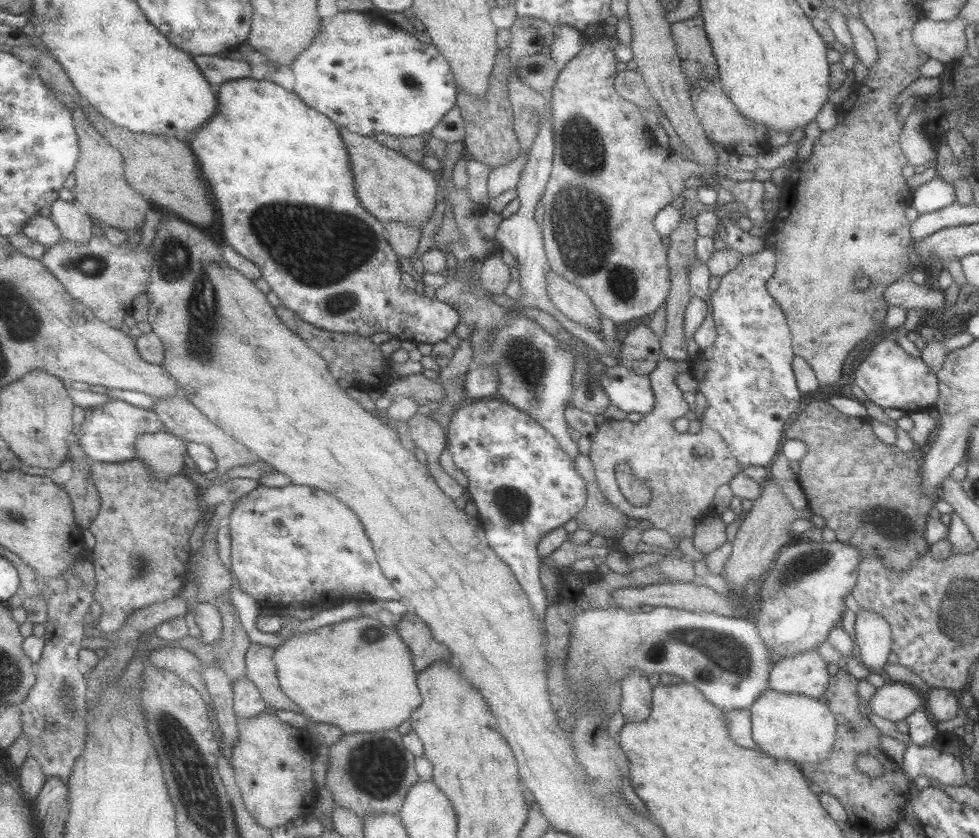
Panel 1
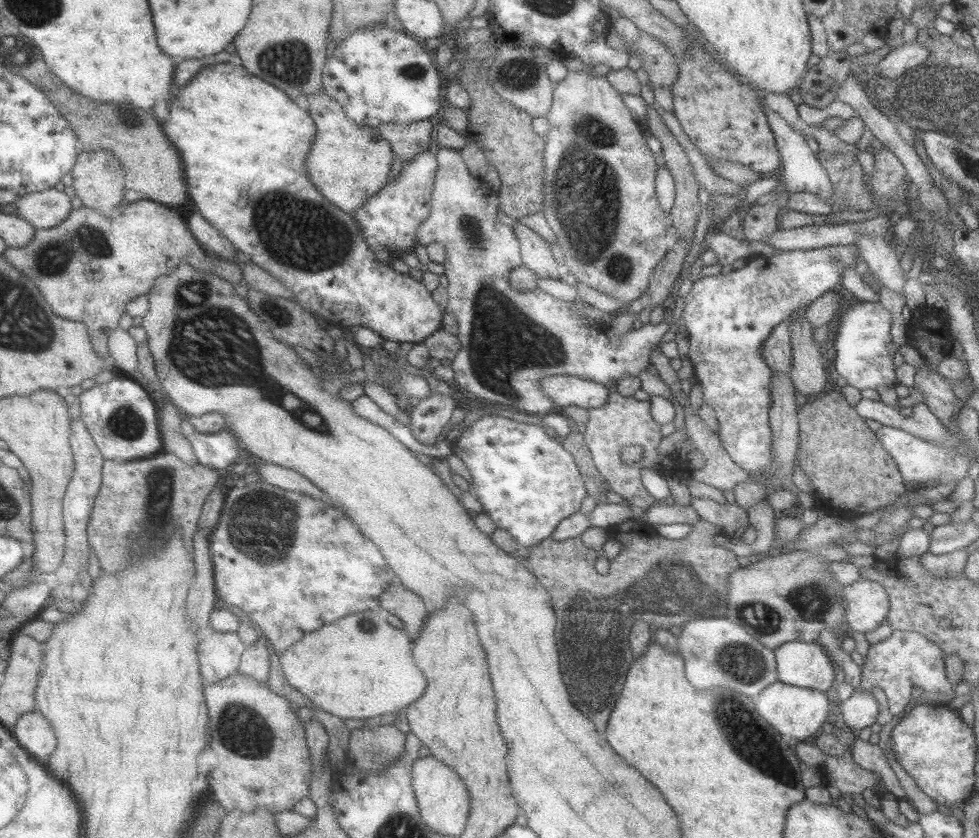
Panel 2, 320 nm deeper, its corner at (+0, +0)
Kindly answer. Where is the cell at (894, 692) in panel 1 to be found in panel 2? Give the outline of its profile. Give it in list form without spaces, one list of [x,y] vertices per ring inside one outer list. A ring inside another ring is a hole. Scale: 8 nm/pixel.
[[[854,692],[838,704],[841,726],[848,730],[861,729],[873,724],[877,717],[877,703],[869,692]]]

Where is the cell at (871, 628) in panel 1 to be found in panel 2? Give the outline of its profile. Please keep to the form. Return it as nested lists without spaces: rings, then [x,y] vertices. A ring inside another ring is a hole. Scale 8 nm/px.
[[[859,580],[845,586],[842,592],[846,630],[868,635],[888,615],[885,589],[875,580]]]

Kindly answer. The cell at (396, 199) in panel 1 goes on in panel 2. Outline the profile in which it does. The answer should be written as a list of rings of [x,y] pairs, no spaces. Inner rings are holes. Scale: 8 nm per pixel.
[[[319,92],[313,96],[307,96],[307,114],[312,118],[315,125],[315,134],[313,142],[305,157],[305,172],[309,177],[311,184],[328,200],[333,206],[349,214],[368,197],[375,194],[377,190],[382,189],[389,180],[389,166],[394,156],[390,144],[381,138],[378,127],[367,125],[356,125],[350,121],[343,112],[341,106],[333,98],[327,98],[327,94]]]

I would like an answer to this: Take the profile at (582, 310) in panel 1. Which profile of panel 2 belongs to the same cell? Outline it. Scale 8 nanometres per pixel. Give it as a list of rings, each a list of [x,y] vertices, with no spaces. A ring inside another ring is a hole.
[[[519,220],[510,227],[518,241],[522,264],[538,278],[559,279],[561,270],[551,255],[551,247]]]

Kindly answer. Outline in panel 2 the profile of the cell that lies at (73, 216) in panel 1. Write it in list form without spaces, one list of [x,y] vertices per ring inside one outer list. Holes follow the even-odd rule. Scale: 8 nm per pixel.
[[[57,188],[25,194],[14,202],[21,218],[33,223],[37,229],[59,226],[72,213],[71,198]]]

